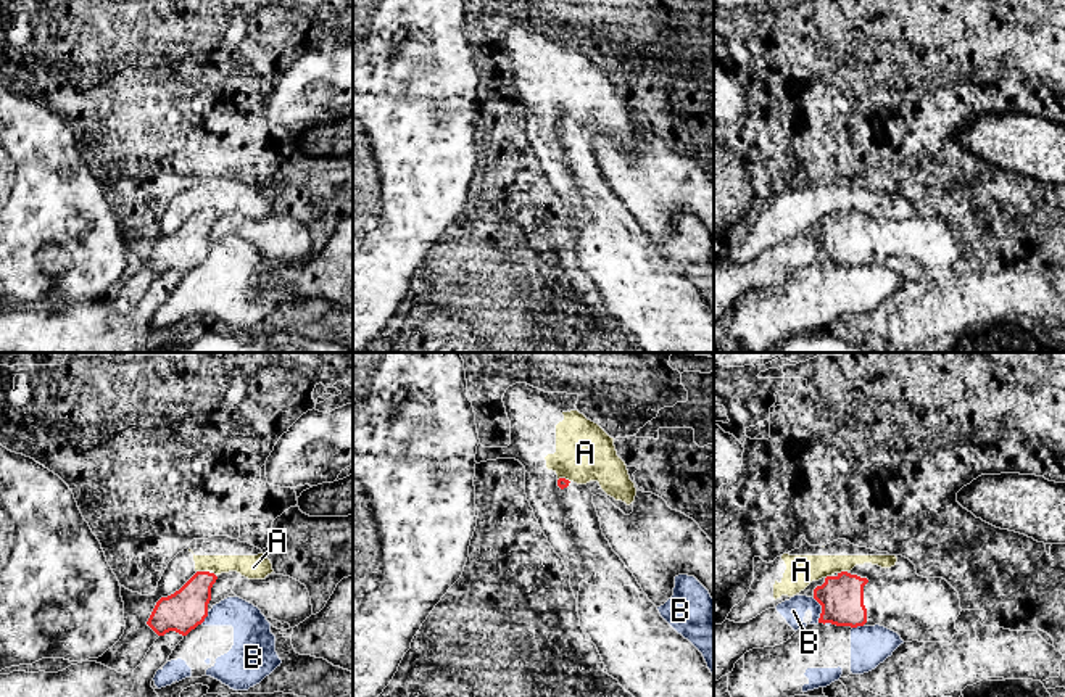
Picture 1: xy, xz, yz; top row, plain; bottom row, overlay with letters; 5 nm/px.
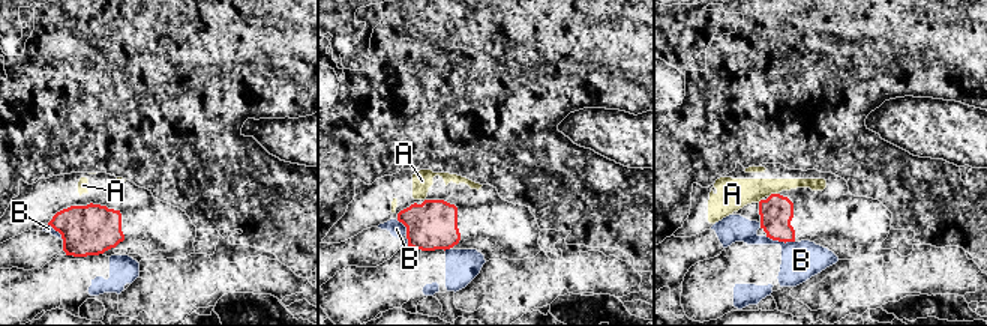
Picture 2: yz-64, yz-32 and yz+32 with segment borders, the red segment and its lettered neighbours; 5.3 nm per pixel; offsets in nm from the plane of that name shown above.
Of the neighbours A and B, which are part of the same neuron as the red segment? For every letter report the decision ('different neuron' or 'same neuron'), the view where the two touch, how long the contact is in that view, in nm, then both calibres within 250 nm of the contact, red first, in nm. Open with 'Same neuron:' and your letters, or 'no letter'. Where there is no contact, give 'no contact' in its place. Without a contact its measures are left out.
Same neuron: no letter
A: different neuron | xy | 60 nm | 200/130 nm
B: different neuron | yz | 130 nm | 220/120 nm

